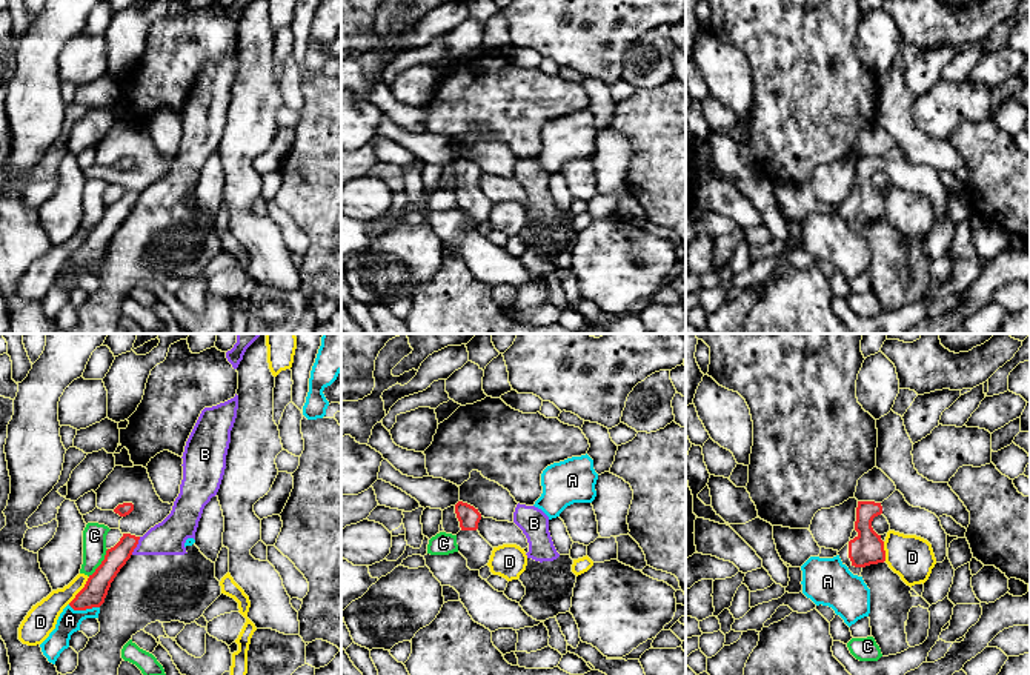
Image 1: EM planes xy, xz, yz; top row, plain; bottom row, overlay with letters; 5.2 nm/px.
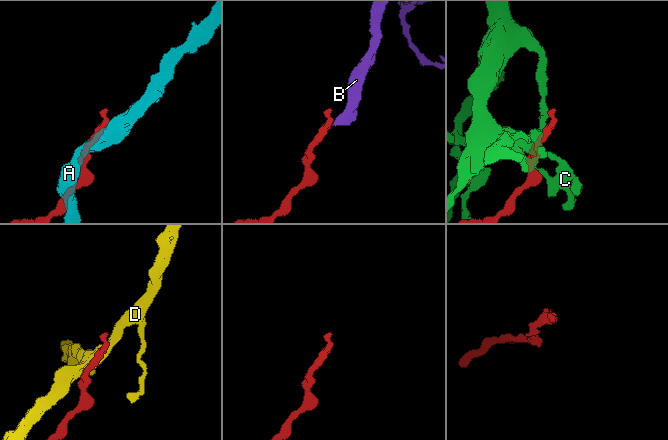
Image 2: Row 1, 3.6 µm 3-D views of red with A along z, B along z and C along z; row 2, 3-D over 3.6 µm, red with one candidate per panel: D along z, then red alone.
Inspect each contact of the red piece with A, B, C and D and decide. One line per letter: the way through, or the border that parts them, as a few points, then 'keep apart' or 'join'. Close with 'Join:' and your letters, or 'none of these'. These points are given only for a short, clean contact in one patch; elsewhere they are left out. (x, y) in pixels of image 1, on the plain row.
A: keep apart
B: border along xy (140, 192), (131, 209); keep apart
C: keep apart
D: keep apart
Join: none of these

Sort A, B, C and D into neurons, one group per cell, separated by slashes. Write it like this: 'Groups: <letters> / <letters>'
Groups: A / B / C / D

